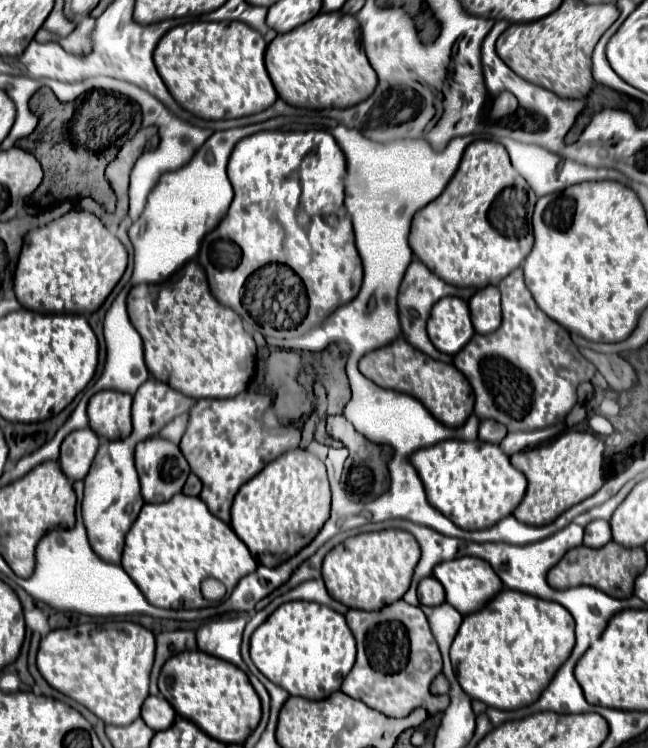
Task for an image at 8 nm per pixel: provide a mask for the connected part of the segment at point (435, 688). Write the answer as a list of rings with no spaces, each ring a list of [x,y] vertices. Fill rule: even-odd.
[[[443,673],[439,674],[431,685],[431,693],[436,695],[447,694],[449,692],[450,686],[447,678]]]

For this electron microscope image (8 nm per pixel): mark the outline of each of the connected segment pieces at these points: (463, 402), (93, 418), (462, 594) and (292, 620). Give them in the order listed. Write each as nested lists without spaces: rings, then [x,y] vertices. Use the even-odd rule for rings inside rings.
[[[402,336],[384,348],[368,352],[360,360],[360,372],[382,388],[392,388],[418,398],[430,410],[430,414],[446,426],[458,428],[472,414],[474,394],[464,374],[452,364],[444,364],[440,360],[422,354],[420,350],[410,346]]]
[[[104,390],[90,398],[88,420],[90,428],[108,440],[122,440],[132,432],[130,418],[132,396],[116,390]]]
[[[474,556],[440,562],[434,568],[434,576],[442,582],[442,586],[446,590],[446,602],[450,602],[456,610],[460,610],[462,616],[472,614],[474,610],[480,610],[482,606],[486,606],[486,602],[490,602],[490,598],[494,598],[502,590],[502,580],[496,576],[496,572],[490,568],[490,564],[484,562],[482,558],[474,558]]]
[[[288,602],[256,628],[250,640],[256,668],[292,696],[322,700],[338,692],[356,660],[356,642],[342,614],[316,602]]]

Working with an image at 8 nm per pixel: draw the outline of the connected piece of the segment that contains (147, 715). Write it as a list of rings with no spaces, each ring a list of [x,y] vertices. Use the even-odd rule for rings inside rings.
[[[148,696],[144,706],[142,706],[142,720],[152,728],[152,730],[166,730],[172,726],[176,718],[174,708],[170,706],[170,702],[166,702],[166,698],[158,698],[158,696]]]

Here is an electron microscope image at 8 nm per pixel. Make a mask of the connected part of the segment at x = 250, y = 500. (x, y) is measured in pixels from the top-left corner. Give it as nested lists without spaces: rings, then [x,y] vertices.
[[[294,448],[272,460],[248,480],[232,504],[230,526],[258,564],[278,566],[308,546],[330,516],[330,486],[324,462],[308,450]]]

